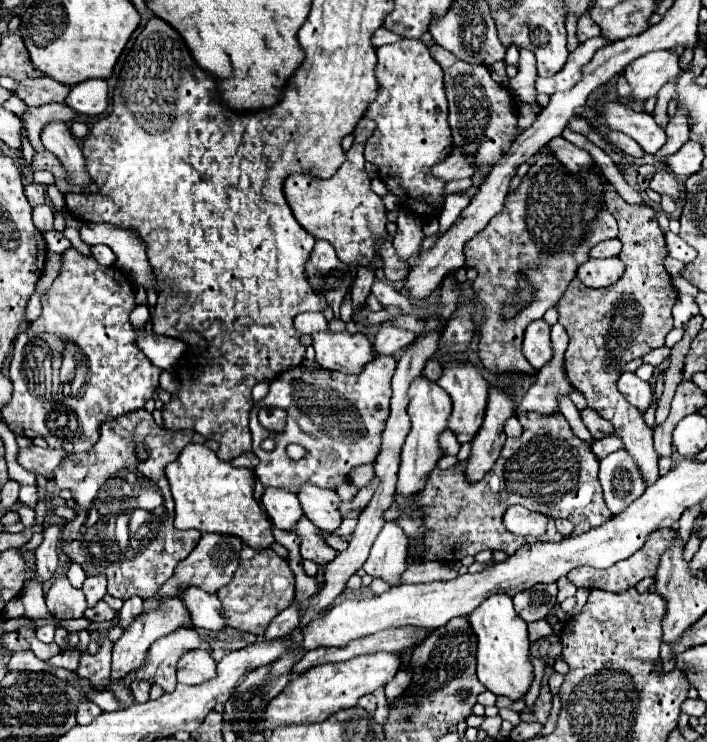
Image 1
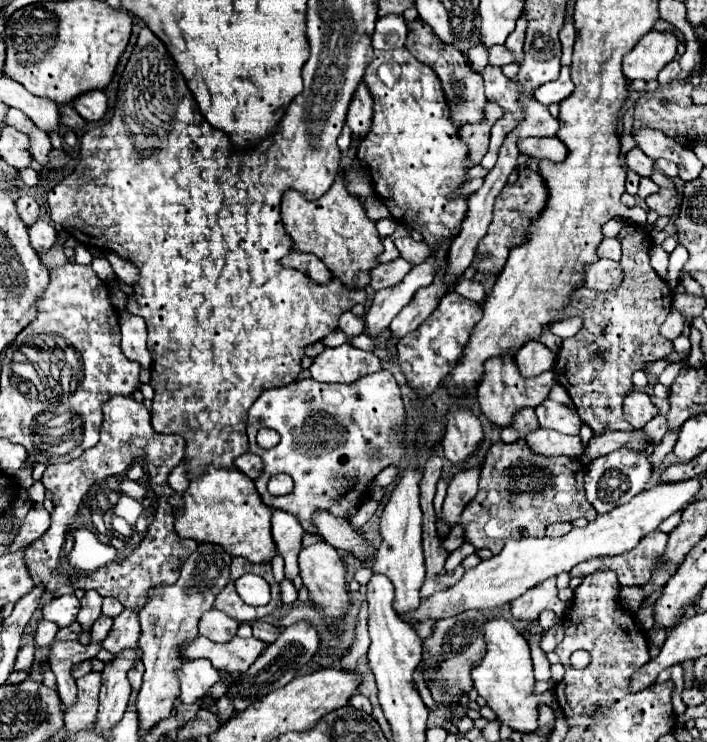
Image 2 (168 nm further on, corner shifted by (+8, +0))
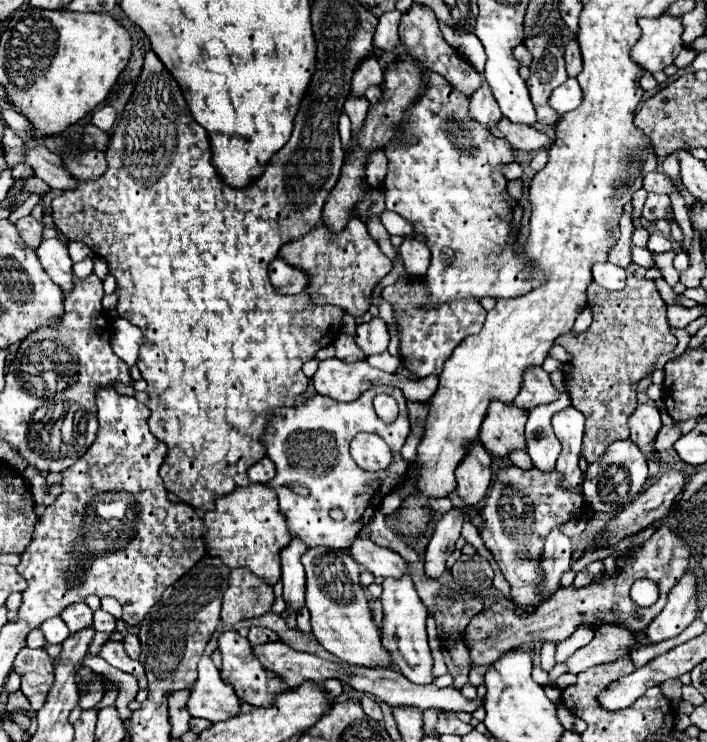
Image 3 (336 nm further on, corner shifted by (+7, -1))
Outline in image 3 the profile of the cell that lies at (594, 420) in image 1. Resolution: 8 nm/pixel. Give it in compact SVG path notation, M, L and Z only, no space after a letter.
M670 425L670 427L662 427L662 429L658 431L654 443L652 443L652 445L654 445L654 451L670 449L678 439L680 439L680 431L678 431L674 425Z

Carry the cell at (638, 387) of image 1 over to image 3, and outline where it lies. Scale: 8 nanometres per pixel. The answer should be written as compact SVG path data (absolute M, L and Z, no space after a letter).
M638 405L636 411L630 415L628 419L630 425L630 439L642 449L642 453L650 459L650 455L654 453L652 449L652 441L656 437L656 433L660 431L662 423L660 423L660 411L654 405Z

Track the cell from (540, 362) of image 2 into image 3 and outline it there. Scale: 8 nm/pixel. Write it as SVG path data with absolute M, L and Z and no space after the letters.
M528 367L522 379L520 393L516 395L514 403L530 411L540 403L550 403L550 401L556 401L558 397L560 393L552 387L548 373L542 367Z

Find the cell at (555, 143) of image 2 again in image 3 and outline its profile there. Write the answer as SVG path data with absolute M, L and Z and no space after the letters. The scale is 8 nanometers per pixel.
M506 117L500 119L500 125L496 125L496 129L492 131L494 137L506 139L510 143L512 149L520 149L520 151L540 151L542 147L550 147L552 139L548 135L544 135L538 129L532 129L528 125L516 125L510 123Z

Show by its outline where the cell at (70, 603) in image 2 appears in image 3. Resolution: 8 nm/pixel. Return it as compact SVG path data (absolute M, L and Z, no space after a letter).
M72 603L72 605L68 605L68 607L60 613L60 617L62 617L62 621L68 625L70 633L92 625L92 611L88 609L86 603Z

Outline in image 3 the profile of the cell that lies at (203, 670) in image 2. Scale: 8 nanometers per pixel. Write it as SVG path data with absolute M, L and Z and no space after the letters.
M202 657L198 663L198 677L192 683L186 707L192 717L208 719L212 723L226 721L240 713L240 699L232 685L222 681L220 671L210 657Z

